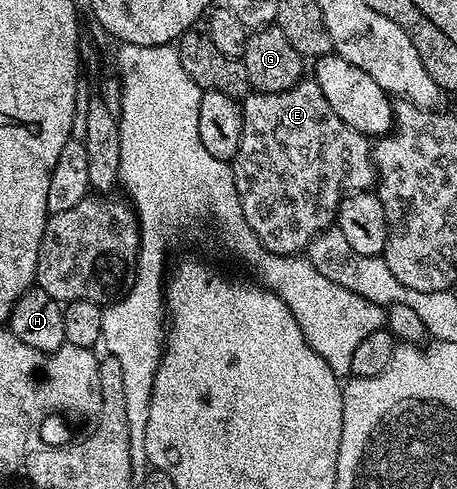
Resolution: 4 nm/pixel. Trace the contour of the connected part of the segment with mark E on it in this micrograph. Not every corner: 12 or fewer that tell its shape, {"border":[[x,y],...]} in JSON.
{"border":[[313,78],[251,91],[232,167],[263,248],[305,253],[375,187]]}

